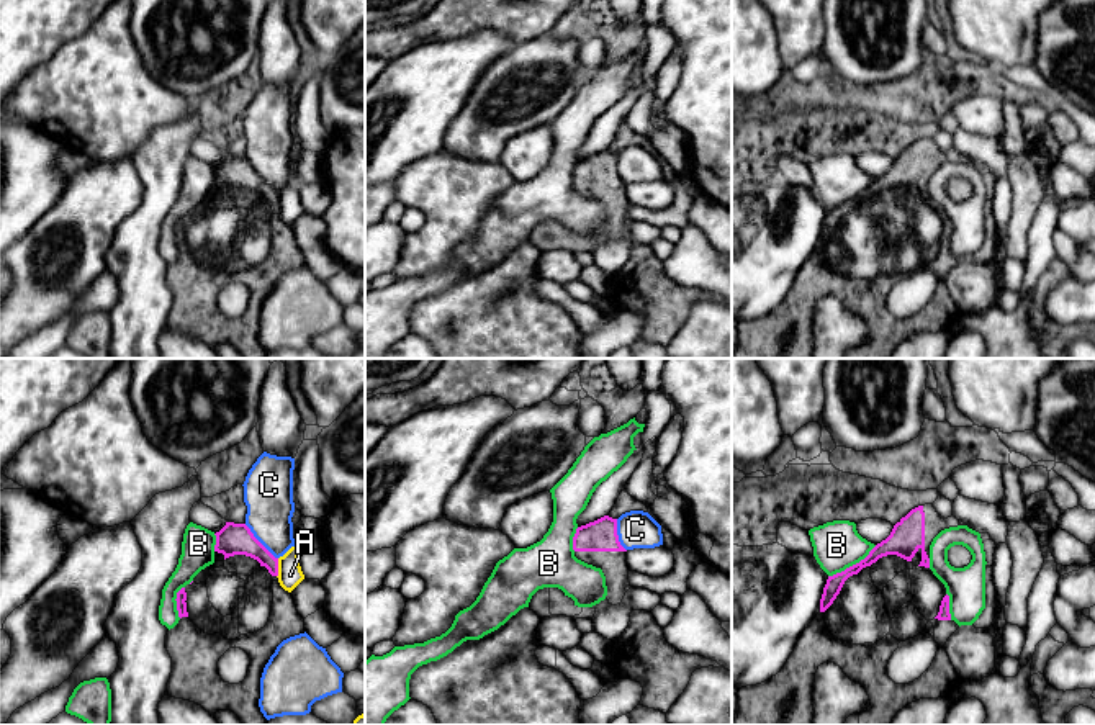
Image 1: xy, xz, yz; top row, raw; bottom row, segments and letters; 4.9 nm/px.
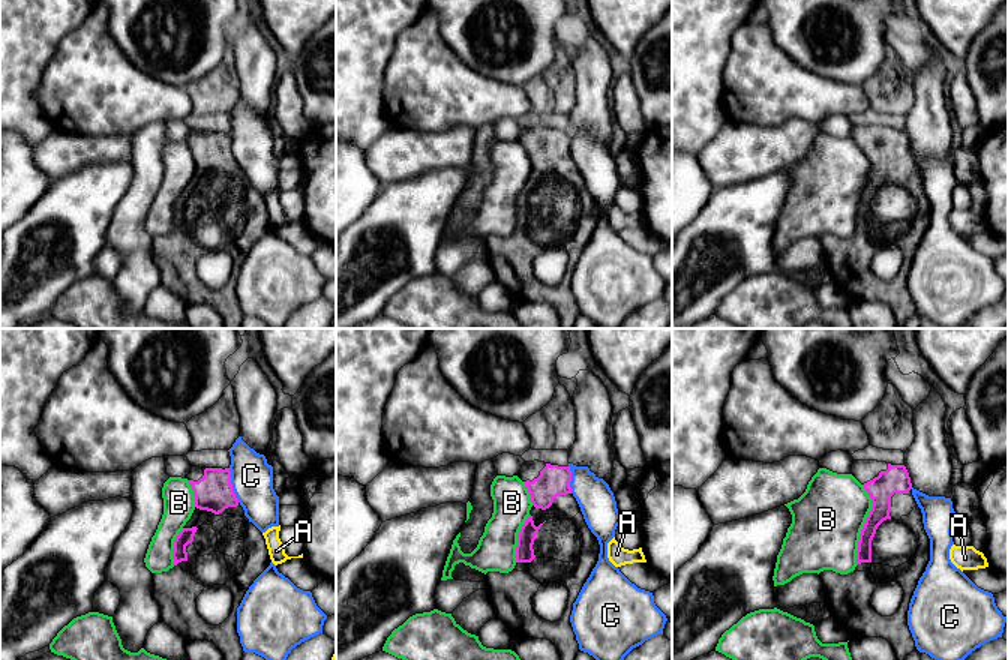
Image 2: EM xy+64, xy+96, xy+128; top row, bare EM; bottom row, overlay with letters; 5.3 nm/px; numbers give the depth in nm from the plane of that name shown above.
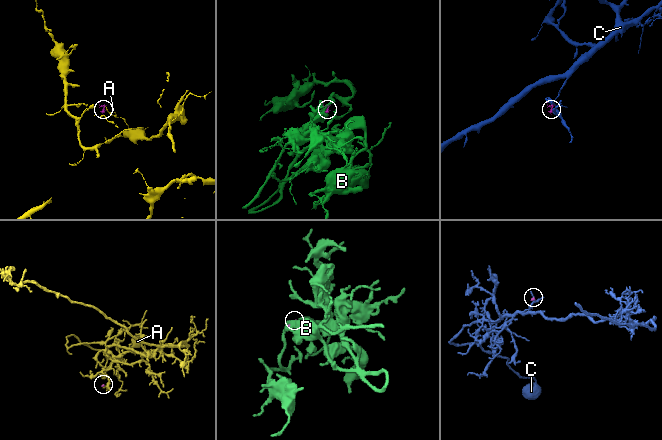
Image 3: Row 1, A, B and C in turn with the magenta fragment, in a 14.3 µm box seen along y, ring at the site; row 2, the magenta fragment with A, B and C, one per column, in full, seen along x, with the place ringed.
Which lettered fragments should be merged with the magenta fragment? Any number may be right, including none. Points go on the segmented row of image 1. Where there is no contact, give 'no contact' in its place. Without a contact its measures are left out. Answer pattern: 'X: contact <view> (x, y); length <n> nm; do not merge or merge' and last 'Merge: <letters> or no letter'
A: contact xy (277, 568); length 100 nm; do not merge
B: contact yz (853, 565); length 280 nm; do not merge
C: contact xy (259, 542); length 240 nm; do not merge
Merge: no letter

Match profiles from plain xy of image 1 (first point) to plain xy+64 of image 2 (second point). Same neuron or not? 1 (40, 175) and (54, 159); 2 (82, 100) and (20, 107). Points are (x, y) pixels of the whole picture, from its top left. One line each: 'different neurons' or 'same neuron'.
1: different neurons
2: different neurons

